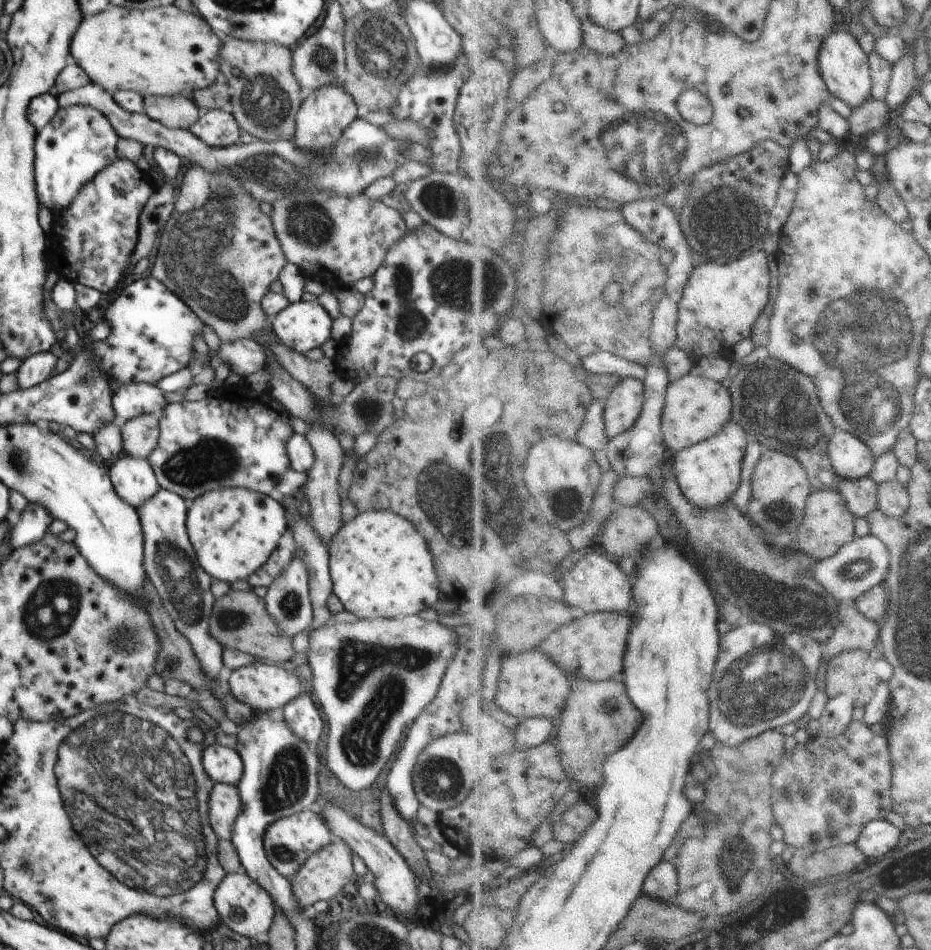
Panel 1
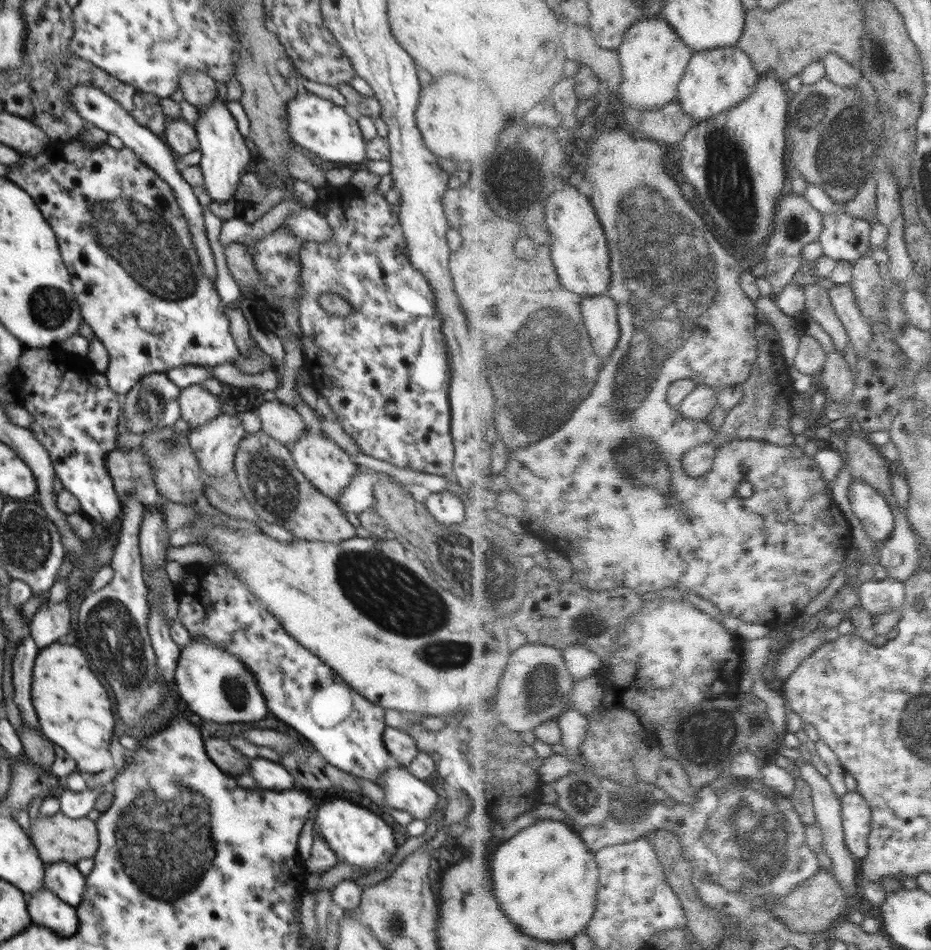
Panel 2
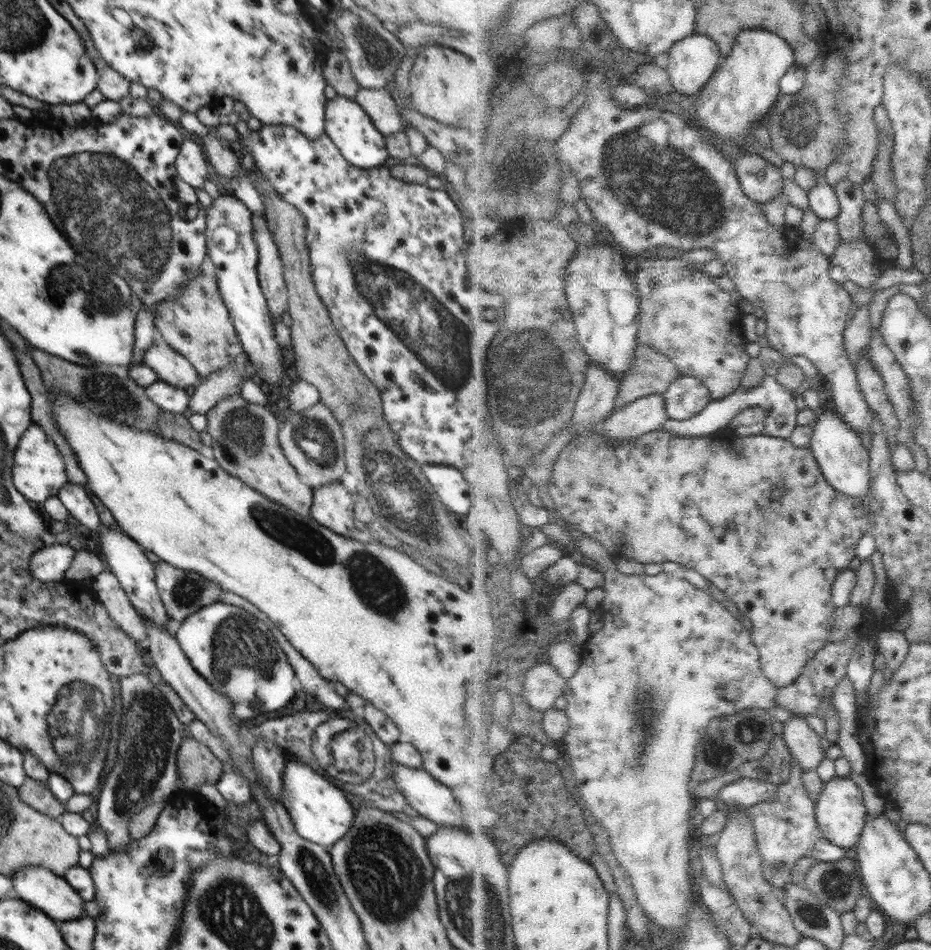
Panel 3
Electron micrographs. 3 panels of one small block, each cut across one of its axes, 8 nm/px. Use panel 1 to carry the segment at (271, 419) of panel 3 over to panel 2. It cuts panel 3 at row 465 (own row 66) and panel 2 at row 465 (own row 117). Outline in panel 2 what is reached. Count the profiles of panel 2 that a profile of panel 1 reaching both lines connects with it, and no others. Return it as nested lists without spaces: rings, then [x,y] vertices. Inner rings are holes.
[[[260,430],[242,438],[235,453],[233,470],[244,496],[257,509],[259,518],[275,523],[277,528],[287,529],[294,539],[339,543],[356,538],[354,526],[338,503],[324,496],[298,470],[290,446],[279,444],[266,432]]]

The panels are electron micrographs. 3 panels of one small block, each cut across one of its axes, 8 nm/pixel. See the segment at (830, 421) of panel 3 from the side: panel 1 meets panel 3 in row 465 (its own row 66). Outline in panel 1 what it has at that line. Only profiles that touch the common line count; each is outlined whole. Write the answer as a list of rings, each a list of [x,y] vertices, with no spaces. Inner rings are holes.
[[[844,26],[837,27],[824,42],[820,52],[819,69],[827,81],[832,96],[838,96],[854,109],[863,106],[873,97],[875,81],[871,68],[871,56],[866,54],[858,38]]]

